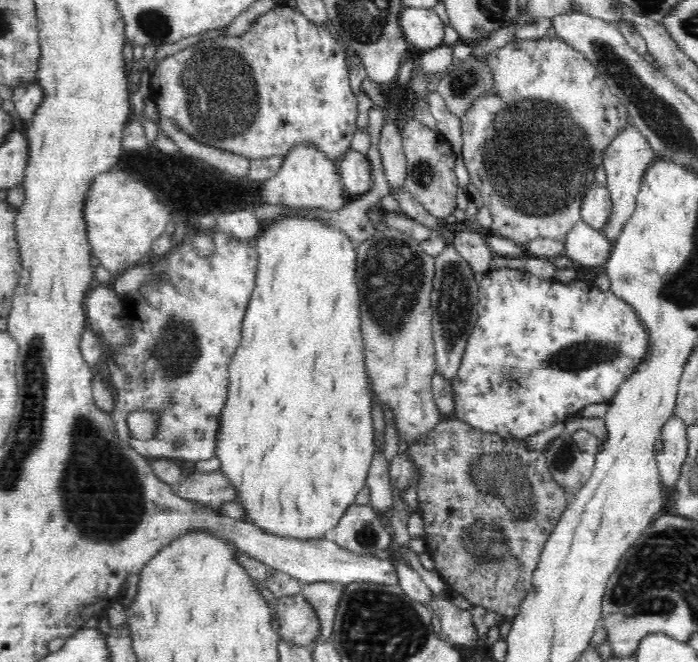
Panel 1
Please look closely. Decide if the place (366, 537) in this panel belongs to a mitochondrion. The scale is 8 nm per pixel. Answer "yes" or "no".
yes

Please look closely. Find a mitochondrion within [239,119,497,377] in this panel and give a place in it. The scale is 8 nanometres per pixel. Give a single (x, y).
(394, 274)

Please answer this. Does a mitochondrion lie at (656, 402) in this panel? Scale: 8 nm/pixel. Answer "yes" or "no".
no

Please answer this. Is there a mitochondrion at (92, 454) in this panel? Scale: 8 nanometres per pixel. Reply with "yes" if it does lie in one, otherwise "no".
yes

